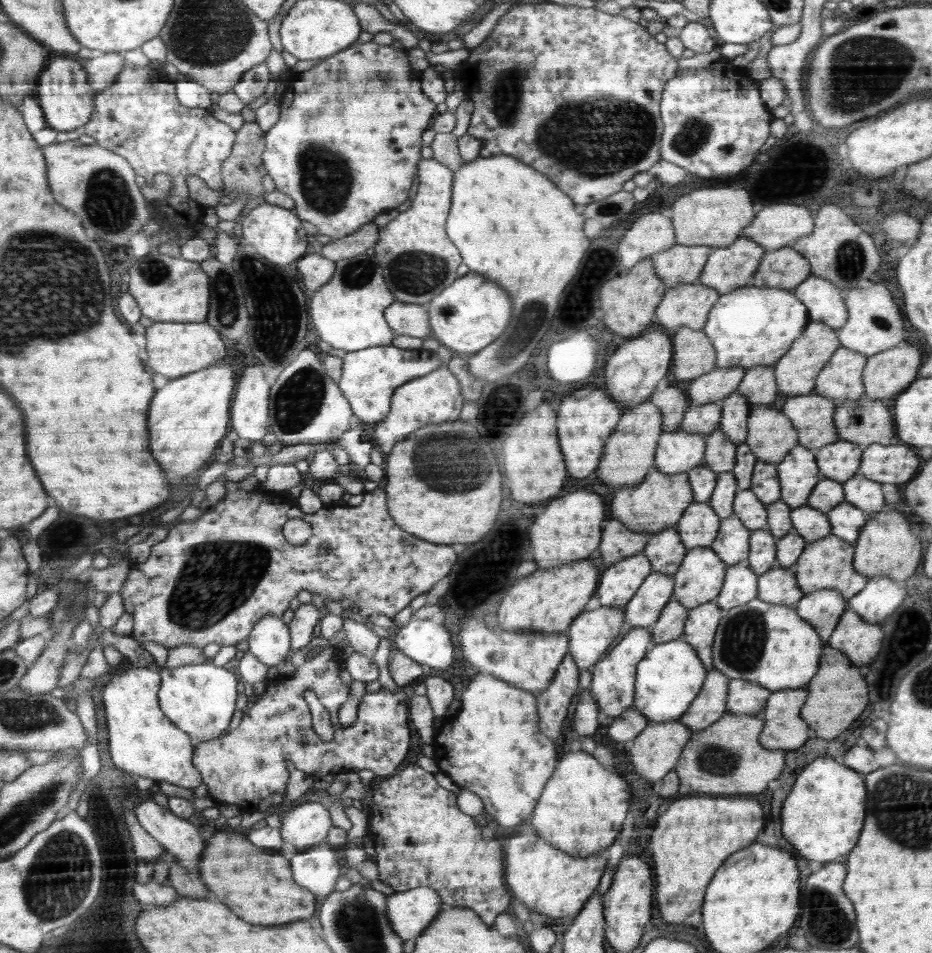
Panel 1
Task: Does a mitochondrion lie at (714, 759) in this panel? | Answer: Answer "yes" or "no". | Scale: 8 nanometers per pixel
yes

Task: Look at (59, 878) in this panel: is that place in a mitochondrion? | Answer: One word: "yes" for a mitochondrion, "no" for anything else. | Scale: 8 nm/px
yes

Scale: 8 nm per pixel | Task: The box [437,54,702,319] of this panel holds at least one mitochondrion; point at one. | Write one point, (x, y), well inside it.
(588, 137)

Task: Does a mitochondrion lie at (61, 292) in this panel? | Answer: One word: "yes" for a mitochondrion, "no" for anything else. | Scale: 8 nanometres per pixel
yes

